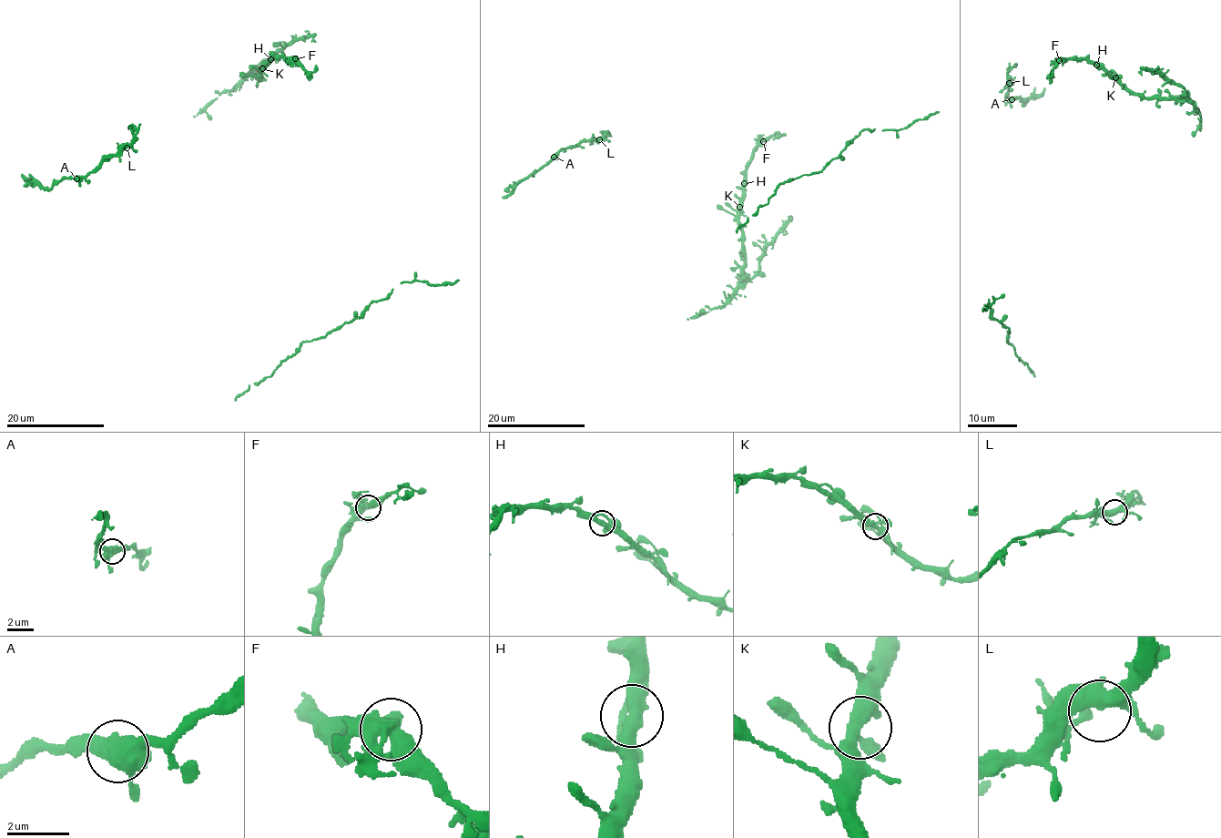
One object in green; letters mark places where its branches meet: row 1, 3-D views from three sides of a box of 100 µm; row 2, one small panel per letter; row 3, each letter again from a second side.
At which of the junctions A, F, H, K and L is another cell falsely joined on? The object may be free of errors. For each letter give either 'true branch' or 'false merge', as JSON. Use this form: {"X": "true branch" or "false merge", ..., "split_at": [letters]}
{"A": "true branch", "F": "false merge", "H": "true branch", "K": "true branch", "L": "true branch", "split_at": ["F"]}

